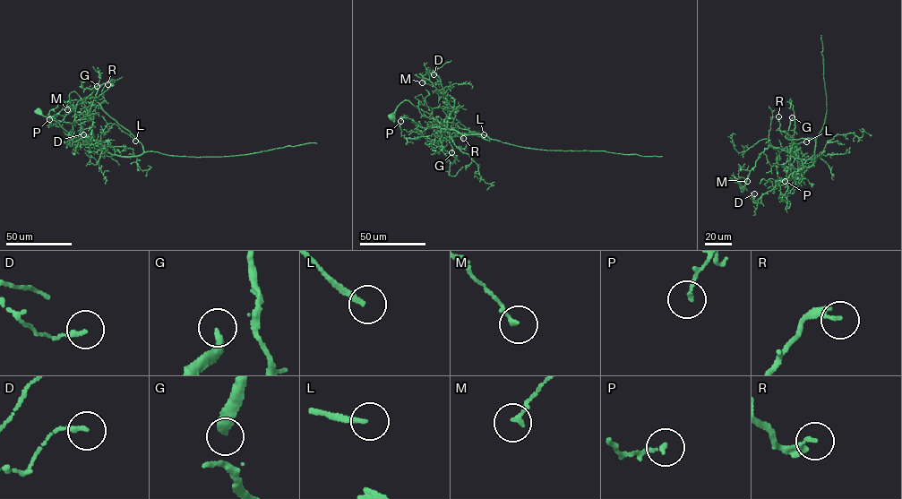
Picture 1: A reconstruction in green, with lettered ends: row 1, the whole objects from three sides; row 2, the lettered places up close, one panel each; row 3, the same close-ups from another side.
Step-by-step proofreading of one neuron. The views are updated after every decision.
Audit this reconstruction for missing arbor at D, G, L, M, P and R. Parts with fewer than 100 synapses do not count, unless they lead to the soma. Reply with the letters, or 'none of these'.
G

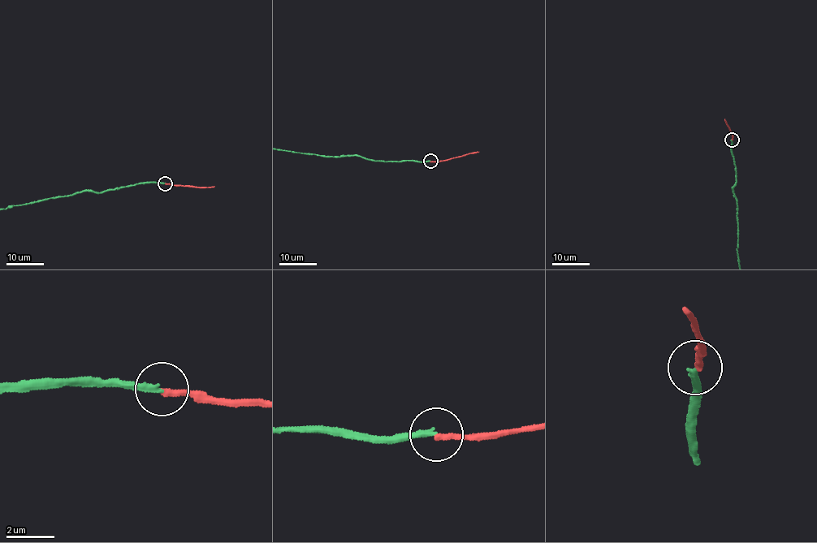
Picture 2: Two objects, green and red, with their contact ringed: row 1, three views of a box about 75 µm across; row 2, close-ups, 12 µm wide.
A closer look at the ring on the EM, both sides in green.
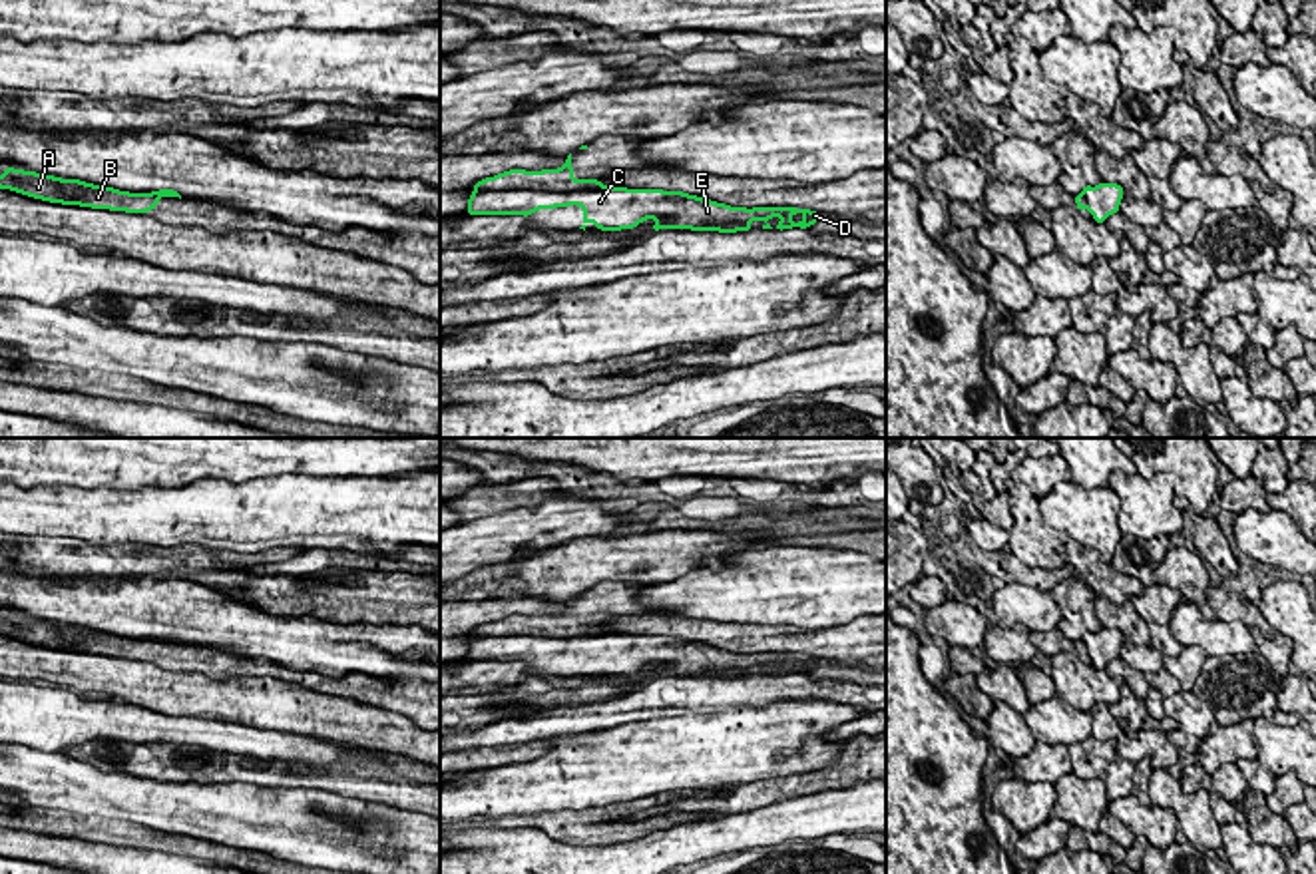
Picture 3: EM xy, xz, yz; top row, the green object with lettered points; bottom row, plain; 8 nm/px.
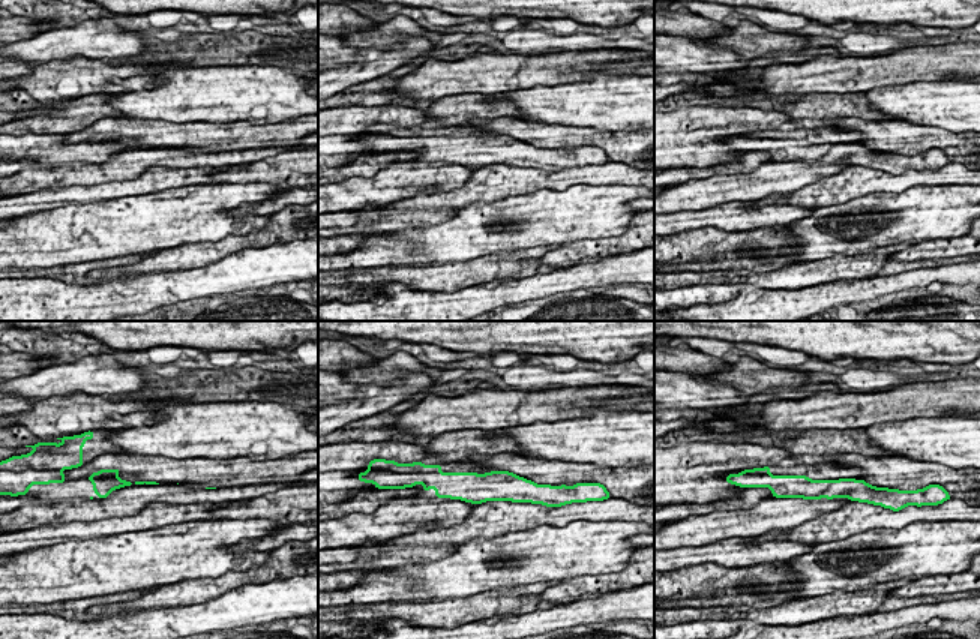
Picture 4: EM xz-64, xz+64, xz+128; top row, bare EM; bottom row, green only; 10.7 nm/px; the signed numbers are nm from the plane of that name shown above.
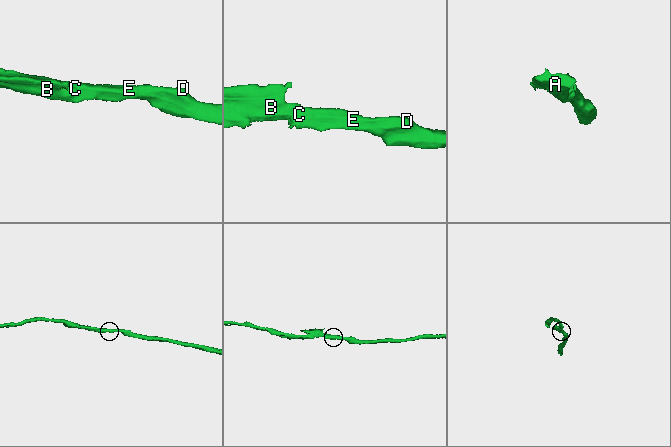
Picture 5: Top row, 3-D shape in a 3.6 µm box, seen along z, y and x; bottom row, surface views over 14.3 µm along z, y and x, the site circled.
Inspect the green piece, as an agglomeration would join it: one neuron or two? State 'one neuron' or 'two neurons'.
two neurons

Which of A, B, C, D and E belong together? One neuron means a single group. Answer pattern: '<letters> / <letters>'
A B / C D E

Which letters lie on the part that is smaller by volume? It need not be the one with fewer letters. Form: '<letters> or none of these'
A, B

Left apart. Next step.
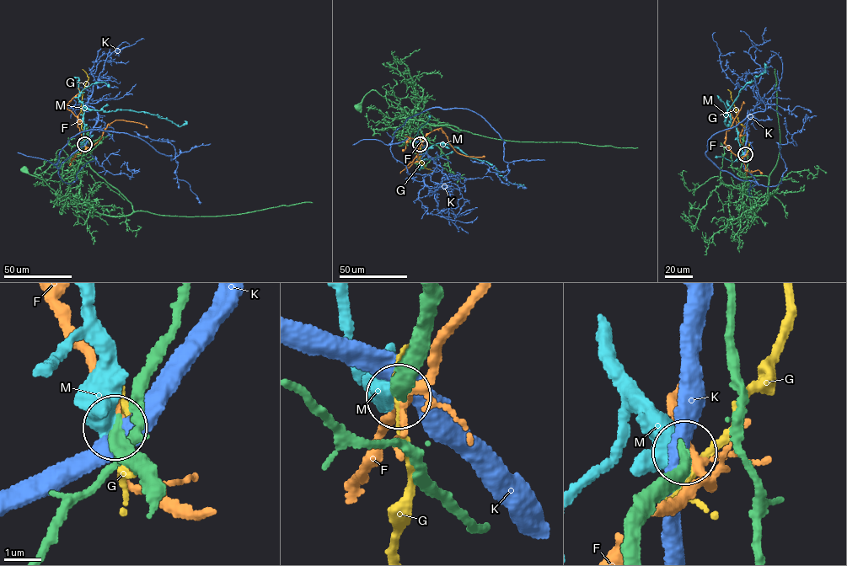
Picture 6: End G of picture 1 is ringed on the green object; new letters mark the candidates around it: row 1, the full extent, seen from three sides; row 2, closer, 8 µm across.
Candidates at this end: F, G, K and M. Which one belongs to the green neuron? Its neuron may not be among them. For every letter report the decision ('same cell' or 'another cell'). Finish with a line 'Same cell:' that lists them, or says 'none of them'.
F: another cell
G: another cell
K: another cell
M: same cell
Same cell: M

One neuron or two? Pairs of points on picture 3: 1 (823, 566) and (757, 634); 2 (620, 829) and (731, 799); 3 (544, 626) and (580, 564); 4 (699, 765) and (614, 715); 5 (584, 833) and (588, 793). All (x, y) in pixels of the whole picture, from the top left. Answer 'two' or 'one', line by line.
1: two
2: two
3: two
4: two
5: two

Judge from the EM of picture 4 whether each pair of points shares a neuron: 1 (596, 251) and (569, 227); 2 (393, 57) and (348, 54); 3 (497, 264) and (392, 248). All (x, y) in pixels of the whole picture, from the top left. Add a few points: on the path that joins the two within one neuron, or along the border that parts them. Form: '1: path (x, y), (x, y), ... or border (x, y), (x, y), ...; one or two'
1: border (617, 234), (578, 239), (560, 245); two
2: border (365, 59), (357, 65), (333, 68); two
3: border (505, 251), (435, 266); two

